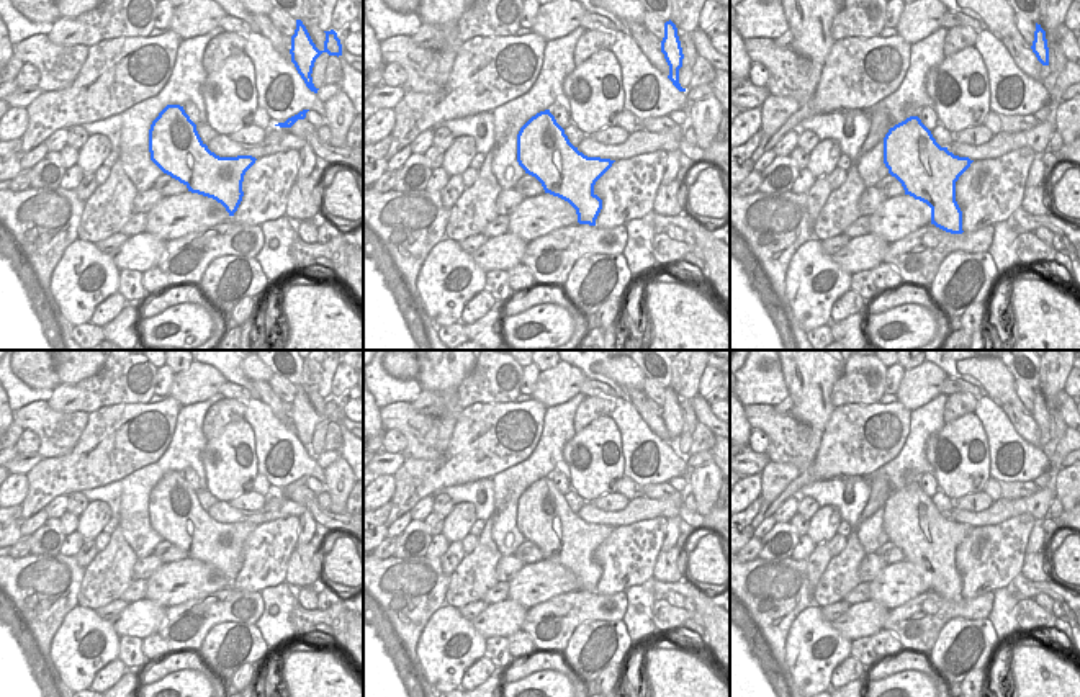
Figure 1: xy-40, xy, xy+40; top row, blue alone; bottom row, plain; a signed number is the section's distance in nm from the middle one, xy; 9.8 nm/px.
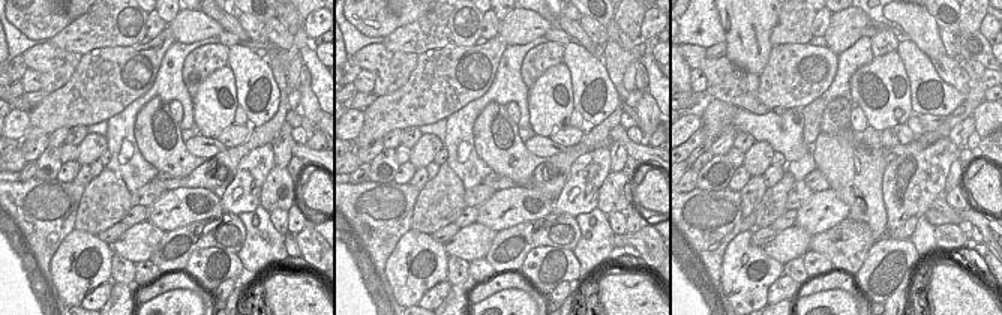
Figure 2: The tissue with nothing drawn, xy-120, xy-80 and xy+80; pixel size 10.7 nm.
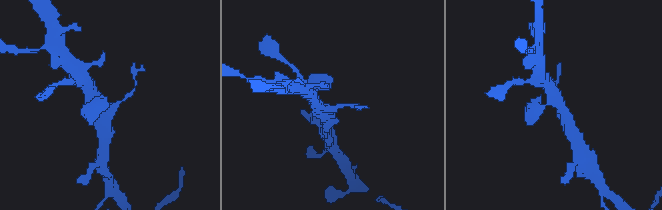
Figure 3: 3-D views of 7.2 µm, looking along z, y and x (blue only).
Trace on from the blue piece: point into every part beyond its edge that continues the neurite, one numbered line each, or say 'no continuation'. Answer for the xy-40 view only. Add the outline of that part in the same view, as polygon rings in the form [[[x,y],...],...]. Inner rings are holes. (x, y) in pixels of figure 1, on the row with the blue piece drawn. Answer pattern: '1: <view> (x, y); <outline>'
no continuation

